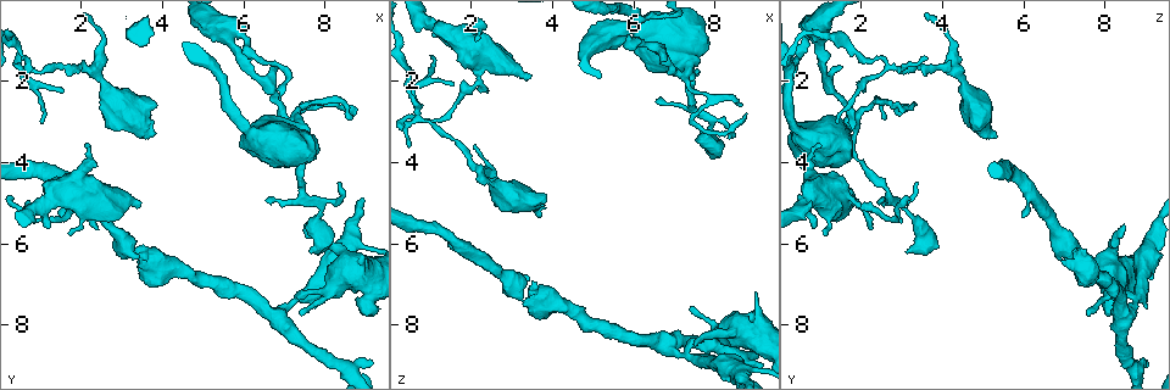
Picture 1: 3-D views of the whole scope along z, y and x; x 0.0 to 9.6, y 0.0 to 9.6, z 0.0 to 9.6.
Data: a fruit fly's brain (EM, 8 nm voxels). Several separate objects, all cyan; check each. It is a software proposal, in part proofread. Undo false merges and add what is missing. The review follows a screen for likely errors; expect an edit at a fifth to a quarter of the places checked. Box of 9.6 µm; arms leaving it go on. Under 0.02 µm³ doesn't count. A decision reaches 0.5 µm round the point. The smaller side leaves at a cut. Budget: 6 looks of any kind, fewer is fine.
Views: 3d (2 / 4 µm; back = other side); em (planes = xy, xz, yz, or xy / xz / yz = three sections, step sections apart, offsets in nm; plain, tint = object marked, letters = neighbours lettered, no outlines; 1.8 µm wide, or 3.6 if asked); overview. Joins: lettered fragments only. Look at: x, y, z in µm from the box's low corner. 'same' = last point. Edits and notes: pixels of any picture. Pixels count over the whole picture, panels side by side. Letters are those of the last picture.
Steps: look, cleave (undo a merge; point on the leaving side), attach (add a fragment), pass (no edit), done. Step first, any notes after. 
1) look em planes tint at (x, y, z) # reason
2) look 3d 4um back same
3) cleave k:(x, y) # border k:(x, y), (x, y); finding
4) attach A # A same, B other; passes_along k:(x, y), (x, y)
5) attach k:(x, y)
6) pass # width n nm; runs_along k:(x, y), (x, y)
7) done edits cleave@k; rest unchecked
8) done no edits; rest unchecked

look em planes plain at (3.55, 5.00, 1.95) # thick end

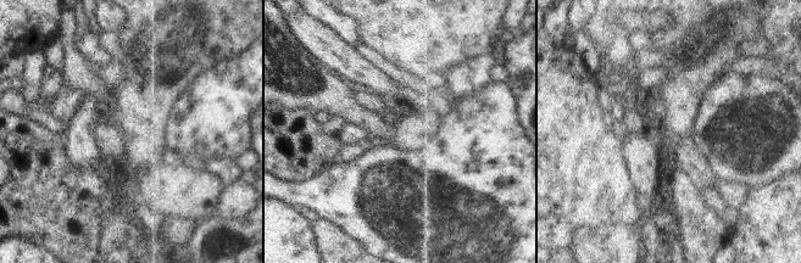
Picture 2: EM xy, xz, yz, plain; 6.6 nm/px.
look em planes letters same # see the neighbours

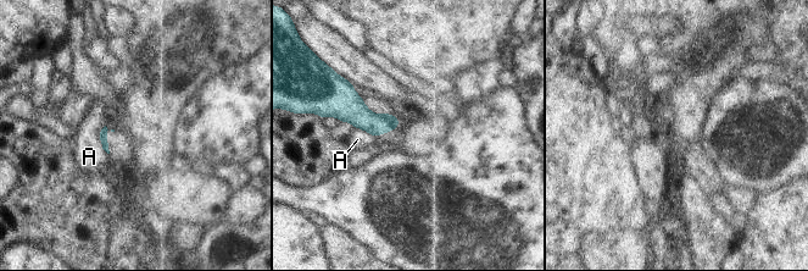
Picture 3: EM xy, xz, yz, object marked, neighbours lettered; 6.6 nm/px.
pass # A other; border 3:(104, 126), (99, 140), (107, 154); no lettered fragment goes on from it

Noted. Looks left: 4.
look 3d 4um at (2.30, 1.70, 4.20) # arms part here

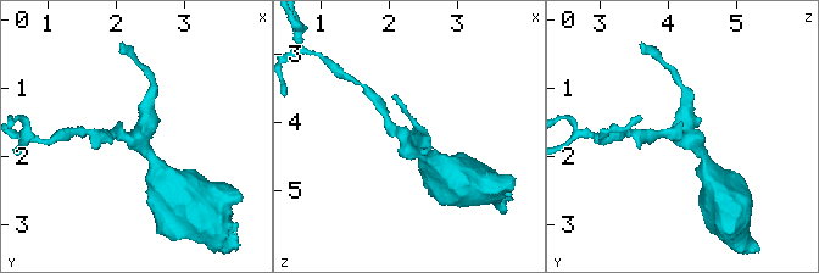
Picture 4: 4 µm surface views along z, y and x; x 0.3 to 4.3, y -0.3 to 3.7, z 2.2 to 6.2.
look em planes letters at (2.30, 1.70, 4.25) # shape alone is not enough

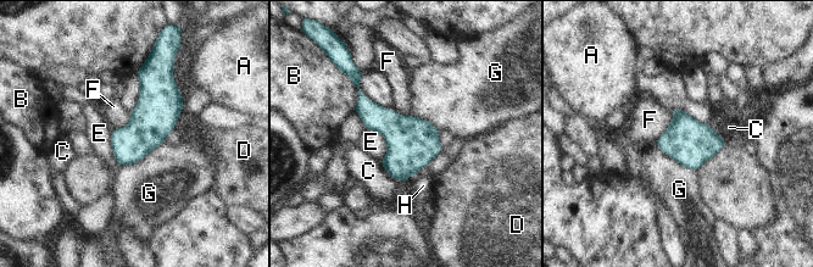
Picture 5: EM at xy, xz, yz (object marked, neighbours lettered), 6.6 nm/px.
pass # A other, B other, C other, D other, E other, F other, G other, H other; border 5:(669, 110), (673, 121), (655, 140); all the same neuron

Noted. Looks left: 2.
look em 3.6um xz step 4 letters at (7.90, 2.55, 2.45) # abrupt turn

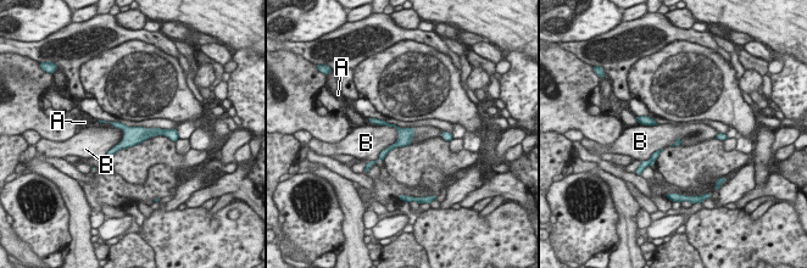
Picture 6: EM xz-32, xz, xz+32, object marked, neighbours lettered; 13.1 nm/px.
pass # A other, B other; border 6:(394, 126), (398, 139), (371, 161); all the same neuron

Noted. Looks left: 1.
done no edits; rest unchecked

